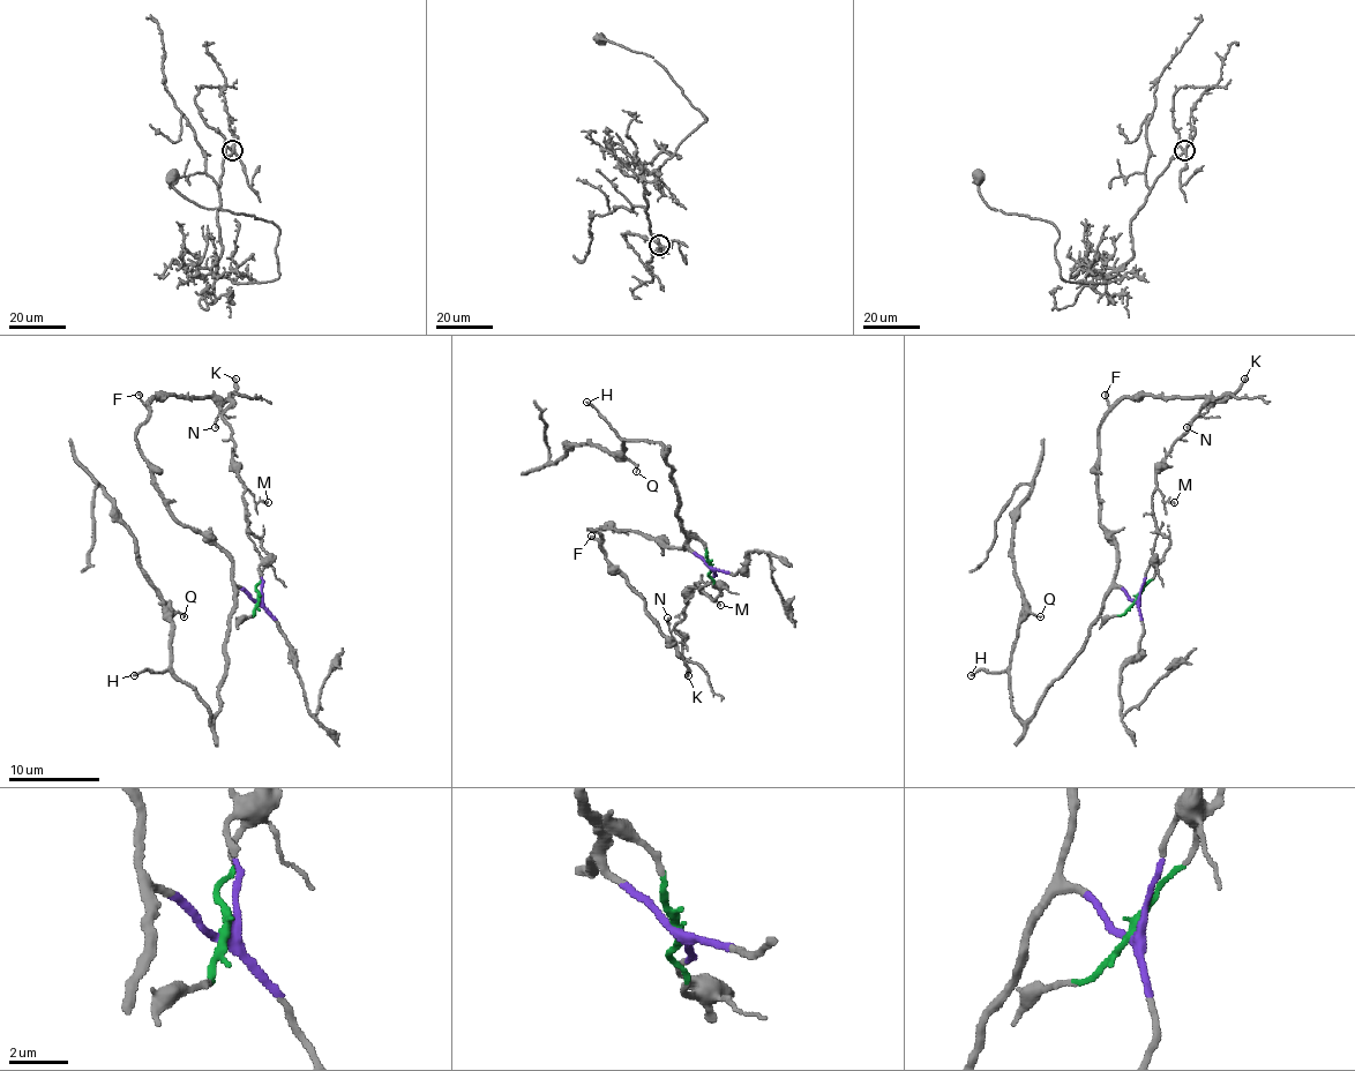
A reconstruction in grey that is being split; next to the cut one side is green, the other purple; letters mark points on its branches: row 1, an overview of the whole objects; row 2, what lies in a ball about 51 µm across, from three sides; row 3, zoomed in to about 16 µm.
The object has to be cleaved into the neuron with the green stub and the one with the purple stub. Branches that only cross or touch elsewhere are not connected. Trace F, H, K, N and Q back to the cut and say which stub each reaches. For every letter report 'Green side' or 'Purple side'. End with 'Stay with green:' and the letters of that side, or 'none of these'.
F: Purple side
H: Purple side
K: Purple side
N: Purple side
Q: Purple side
Stay with green: none of these

